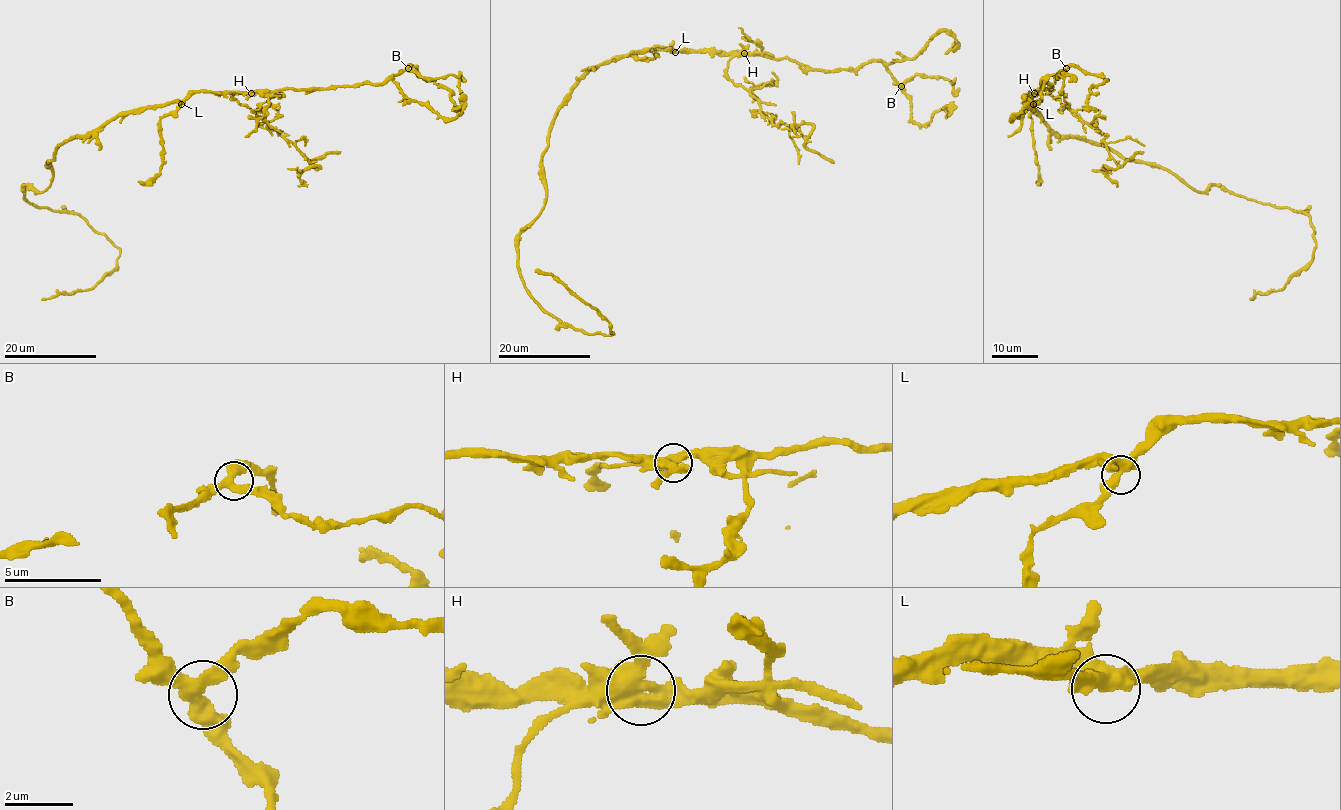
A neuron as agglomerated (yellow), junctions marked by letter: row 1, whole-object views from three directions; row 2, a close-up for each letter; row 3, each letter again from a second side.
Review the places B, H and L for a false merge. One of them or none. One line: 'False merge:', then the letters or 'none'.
False merge: H

